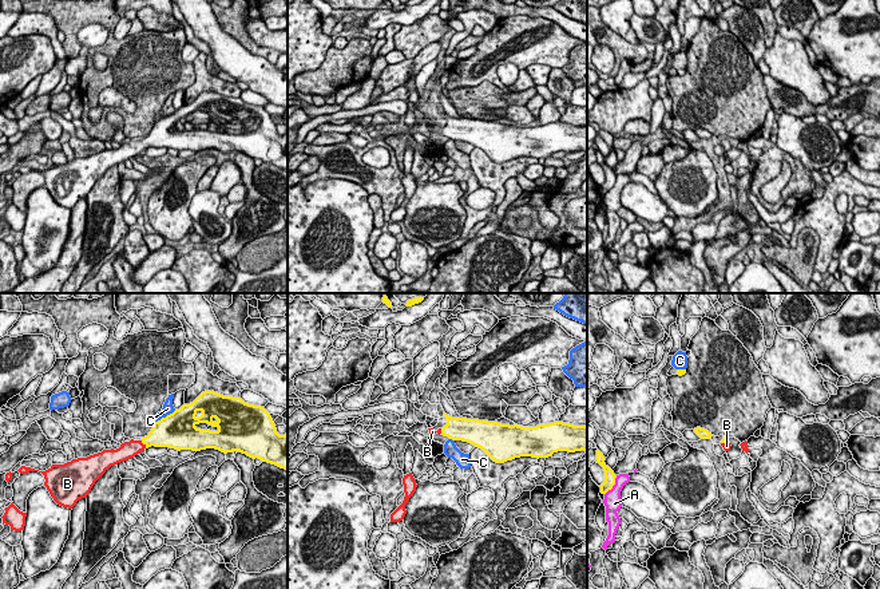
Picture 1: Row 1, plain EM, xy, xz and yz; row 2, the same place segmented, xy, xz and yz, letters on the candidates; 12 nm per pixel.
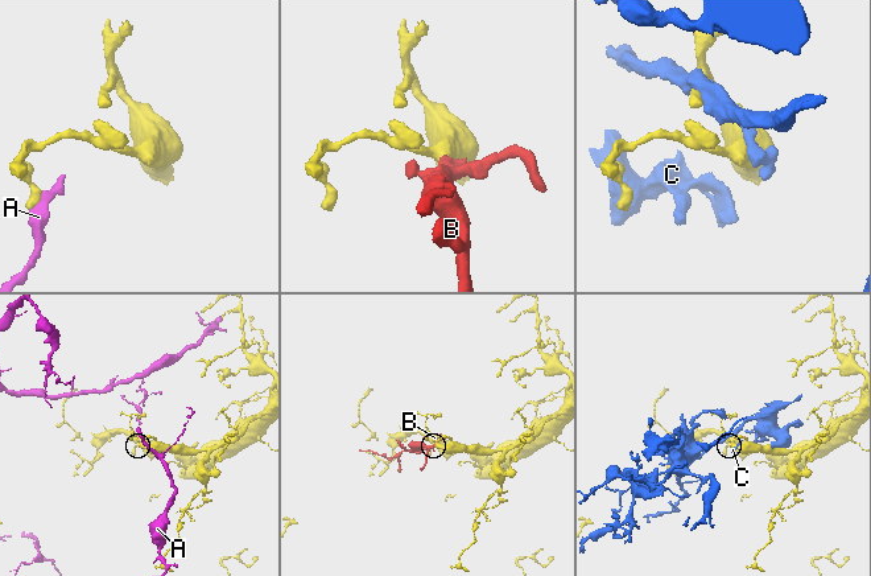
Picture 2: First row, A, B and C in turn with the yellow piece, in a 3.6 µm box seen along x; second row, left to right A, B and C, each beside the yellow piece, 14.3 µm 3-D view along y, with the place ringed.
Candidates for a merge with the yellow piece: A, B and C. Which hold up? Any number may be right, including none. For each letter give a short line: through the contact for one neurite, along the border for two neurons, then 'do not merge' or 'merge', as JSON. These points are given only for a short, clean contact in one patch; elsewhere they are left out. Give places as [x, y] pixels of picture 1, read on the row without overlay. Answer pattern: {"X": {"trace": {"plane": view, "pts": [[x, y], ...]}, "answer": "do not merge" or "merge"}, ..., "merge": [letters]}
{"A": {"trace": {"plane": "yz", "pts": [[617, 176], [615, 184], [605, 194]]}, "answer": "do not merge"}, "B": {"trace": {"plane": "xy", "pts": [[162, 135], [143, 143], [127, 150]]}, "answer": "merge"}, "C": {"answer": "do not merge"}, "merge": ["B"]}

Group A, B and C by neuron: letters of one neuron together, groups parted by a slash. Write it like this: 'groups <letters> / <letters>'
groups A / B / C

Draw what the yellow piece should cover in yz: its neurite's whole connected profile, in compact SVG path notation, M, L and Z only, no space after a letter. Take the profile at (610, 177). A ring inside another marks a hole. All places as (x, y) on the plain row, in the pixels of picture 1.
M596 150L596 163L599 163L603 167L604 171L604 182L599 186L600 187L600 193L606 194L609 190L613 189L613 186L615 185L615 178L617 175L614 174L614 171L604 163L604 157L603 154Z

